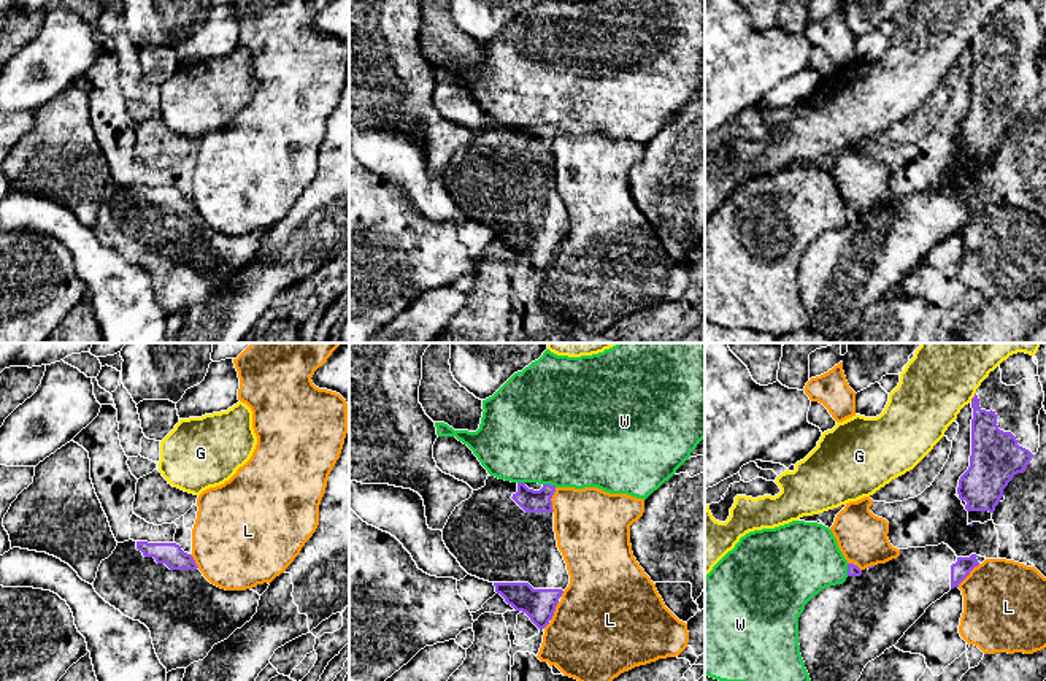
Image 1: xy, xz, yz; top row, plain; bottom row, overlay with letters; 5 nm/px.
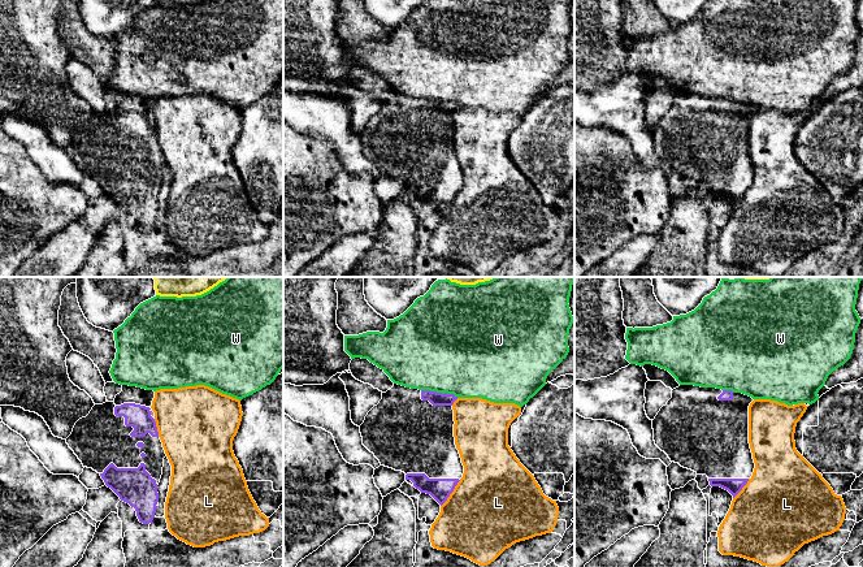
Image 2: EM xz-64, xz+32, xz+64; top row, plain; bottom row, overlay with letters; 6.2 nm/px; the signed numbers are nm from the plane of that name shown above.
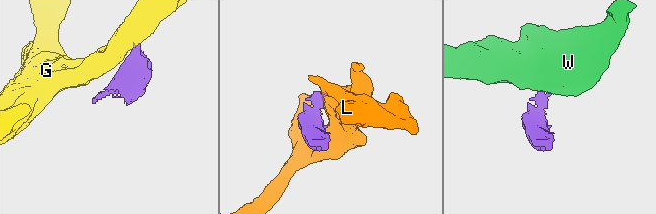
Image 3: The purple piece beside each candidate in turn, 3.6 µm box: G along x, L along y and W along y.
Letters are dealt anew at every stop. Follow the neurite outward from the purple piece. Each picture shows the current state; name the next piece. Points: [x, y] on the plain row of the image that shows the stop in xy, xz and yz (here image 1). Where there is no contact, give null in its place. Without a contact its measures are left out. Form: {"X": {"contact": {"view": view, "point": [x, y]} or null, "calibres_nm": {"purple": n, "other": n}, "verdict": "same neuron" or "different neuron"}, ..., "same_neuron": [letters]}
{"G": {"contact": {"view": "yz", "point": [973, 42]}, "calibres_nm": {"purple": 180, "other": 340}, "verdict": "different neuron"}, "L": {"contact": {"view": "xz", "point": [549, 145]}, "calibres_nm": {"purple": 120, "other": 380}, "verdict": "different neuron"}, "W": {"contact": {"view": "xz", "point": [549, 129]}, "calibres_nm": {"purple": 120, "other": 500}, "verdict": "different neuron"}, "same_neuron": []}

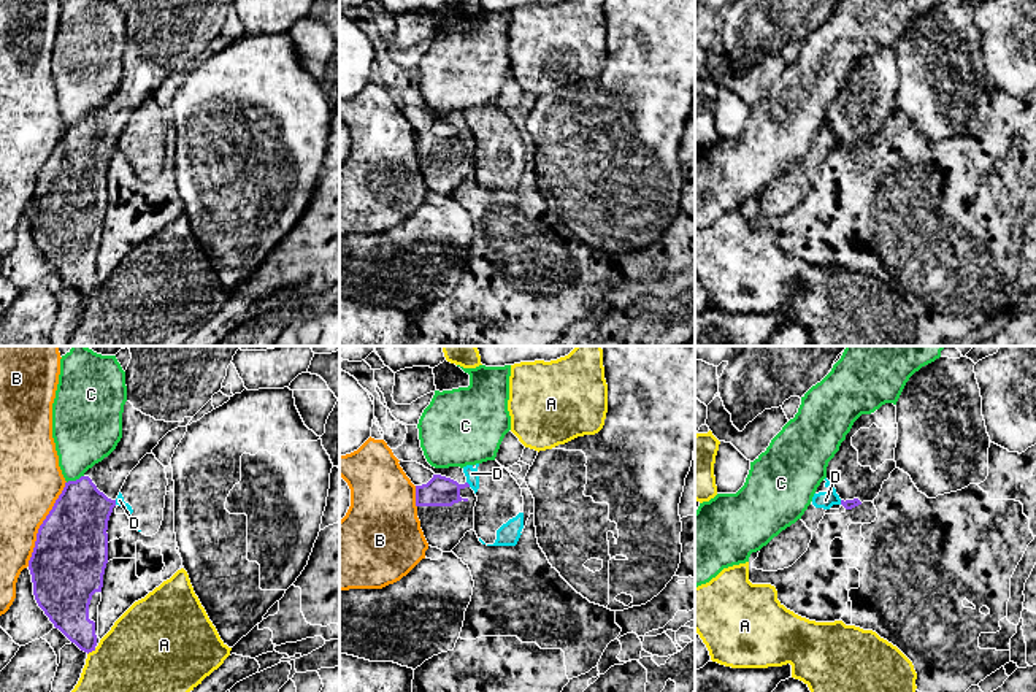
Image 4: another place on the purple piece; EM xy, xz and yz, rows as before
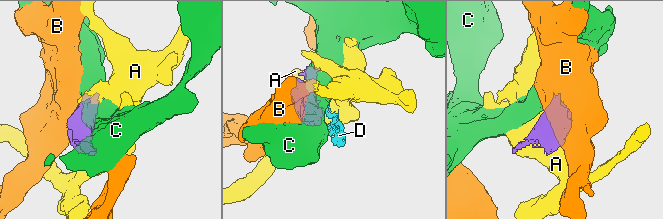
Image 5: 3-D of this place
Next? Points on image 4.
{"A": {"contact": {"view": "xy", "point": [91, 296]}, "calibres_nm": {"purple": 220, "other": 480}, "verdict": "different neuron"}, "B": {"contact": {"view": "xy", "point": [42, 169]}, "calibres_nm": {"purple": 380, "other": 320}, "verdict": "different neuron"}, "C": {"contact": {"view": "xy", "point": [76, 124]}, "calibres_nm": {"purple": 320, "other": 320}, "verdict": "different neuron"}, "D": {"contact": {"view": "xz", "point": [468, 129]}, "calibres_nm": {"purple": 160, "other": 70}, "verdict": "different neuron"}, "same_neuron": []}

